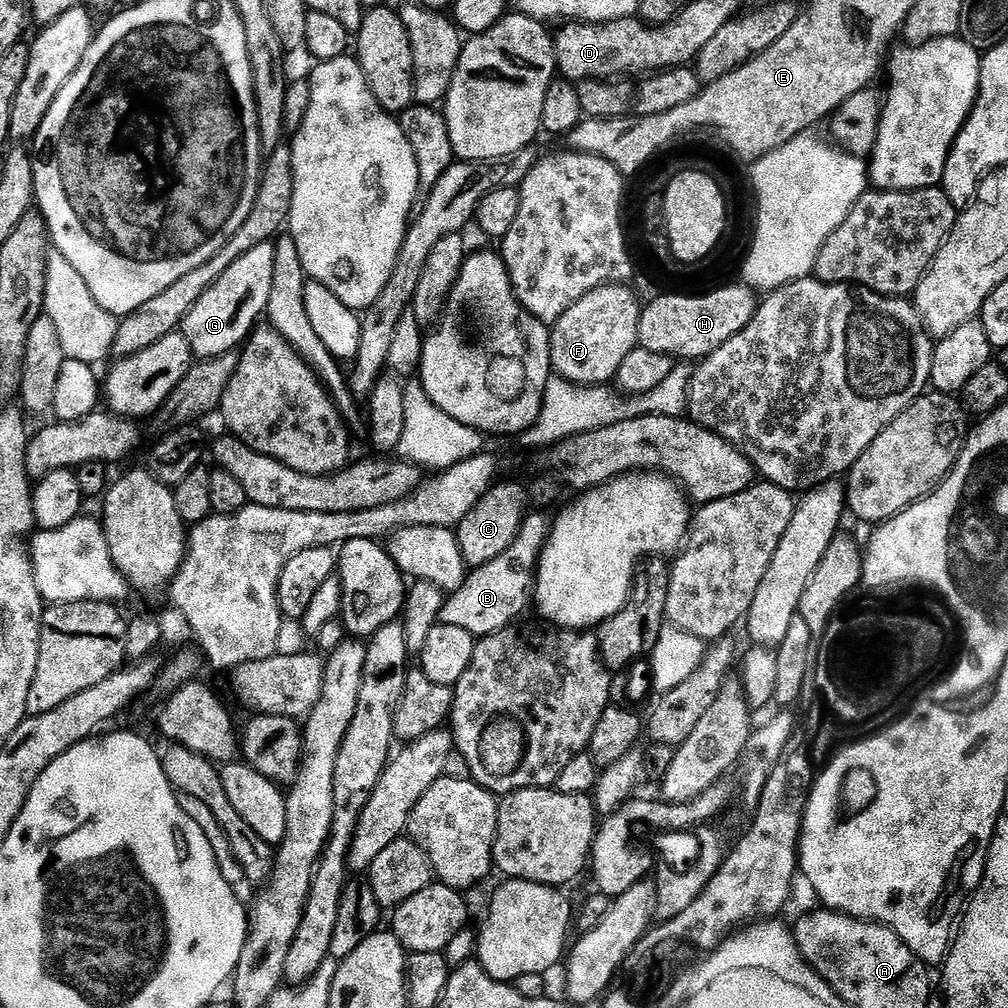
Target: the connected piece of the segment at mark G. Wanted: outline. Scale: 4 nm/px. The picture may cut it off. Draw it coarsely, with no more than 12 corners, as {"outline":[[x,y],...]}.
{"outline":[[275,243],[238,258],[186,314],[197,361],[236,352],[268,311]]}

